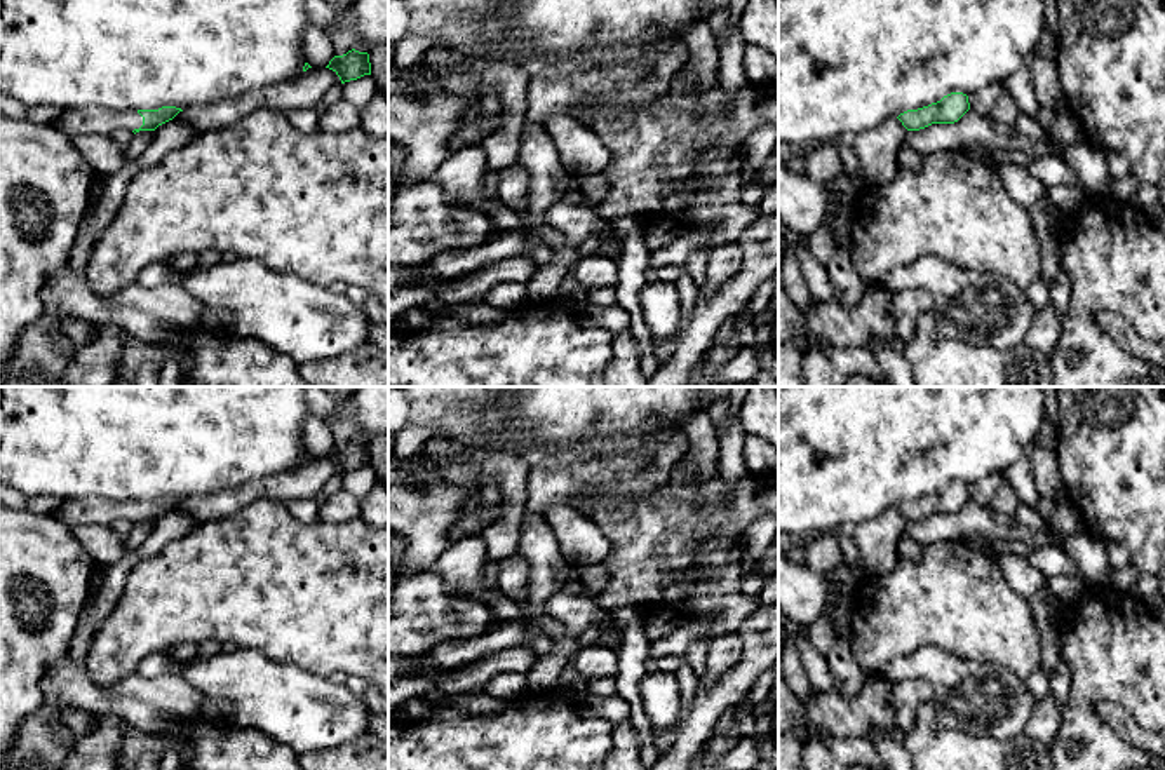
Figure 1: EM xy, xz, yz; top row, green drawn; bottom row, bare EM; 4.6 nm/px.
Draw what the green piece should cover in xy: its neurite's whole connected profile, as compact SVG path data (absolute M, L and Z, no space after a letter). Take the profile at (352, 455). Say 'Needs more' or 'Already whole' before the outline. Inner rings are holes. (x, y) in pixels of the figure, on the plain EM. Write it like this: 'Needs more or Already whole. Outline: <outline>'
Already whole. Outline: M355 439L343 446L334 446L326 458L333 460L341 474L371 465L369 444Z

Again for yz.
Already whole. Outline: M951 483L940 491L918 500L907 500L897 509L907 521L919 521L932 514L954 514L970 500L968 486Z

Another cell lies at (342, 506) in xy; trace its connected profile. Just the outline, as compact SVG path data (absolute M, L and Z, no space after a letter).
M345 488L327 496L324 503L319 505L317 519L324 523L345 523L359 516L360 503L355 495Z

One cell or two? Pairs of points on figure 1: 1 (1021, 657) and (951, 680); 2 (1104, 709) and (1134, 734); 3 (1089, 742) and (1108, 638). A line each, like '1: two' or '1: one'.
1: two
2: one
3: one

